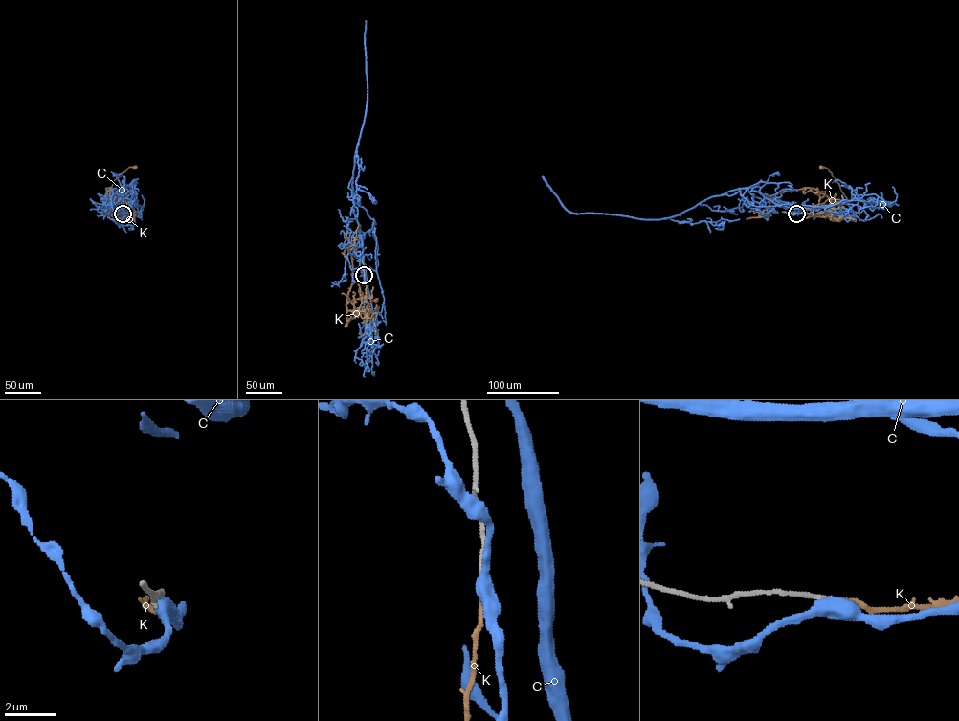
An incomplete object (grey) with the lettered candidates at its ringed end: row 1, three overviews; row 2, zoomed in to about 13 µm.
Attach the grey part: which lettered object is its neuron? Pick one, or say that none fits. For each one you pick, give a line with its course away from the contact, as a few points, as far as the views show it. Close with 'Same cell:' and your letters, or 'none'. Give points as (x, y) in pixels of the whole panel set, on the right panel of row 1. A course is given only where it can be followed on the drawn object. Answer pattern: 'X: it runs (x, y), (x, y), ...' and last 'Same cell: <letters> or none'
K: it runs (796, 214), (820, 214), (828, 210), (832, 199), (848, 203), (832, 173), (821, 168)
Same cell: K

